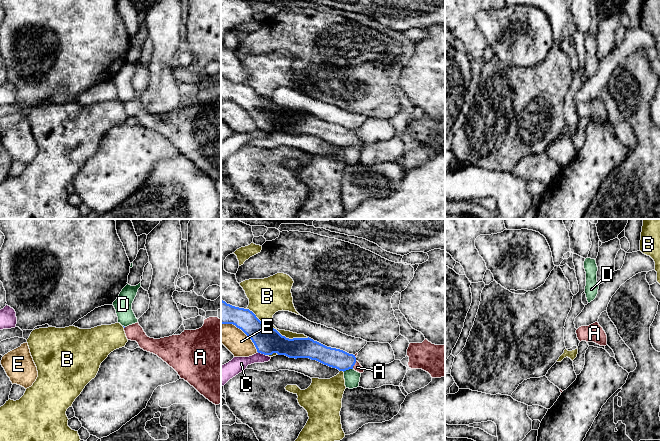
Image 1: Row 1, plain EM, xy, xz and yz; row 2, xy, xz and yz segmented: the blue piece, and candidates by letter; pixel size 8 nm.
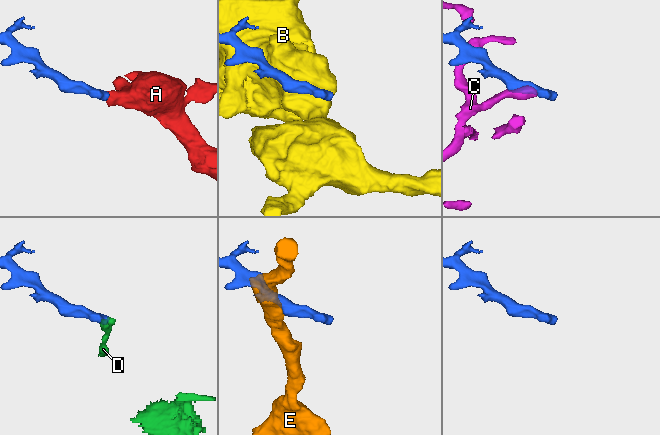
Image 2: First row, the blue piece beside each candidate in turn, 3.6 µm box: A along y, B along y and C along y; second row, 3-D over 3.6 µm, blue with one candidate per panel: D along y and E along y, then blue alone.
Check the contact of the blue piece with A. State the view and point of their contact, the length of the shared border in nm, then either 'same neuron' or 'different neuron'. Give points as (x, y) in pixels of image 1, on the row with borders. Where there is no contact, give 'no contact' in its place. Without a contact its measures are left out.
meets blue in xz at (354, 364); contact 70 nm long; same neuron

